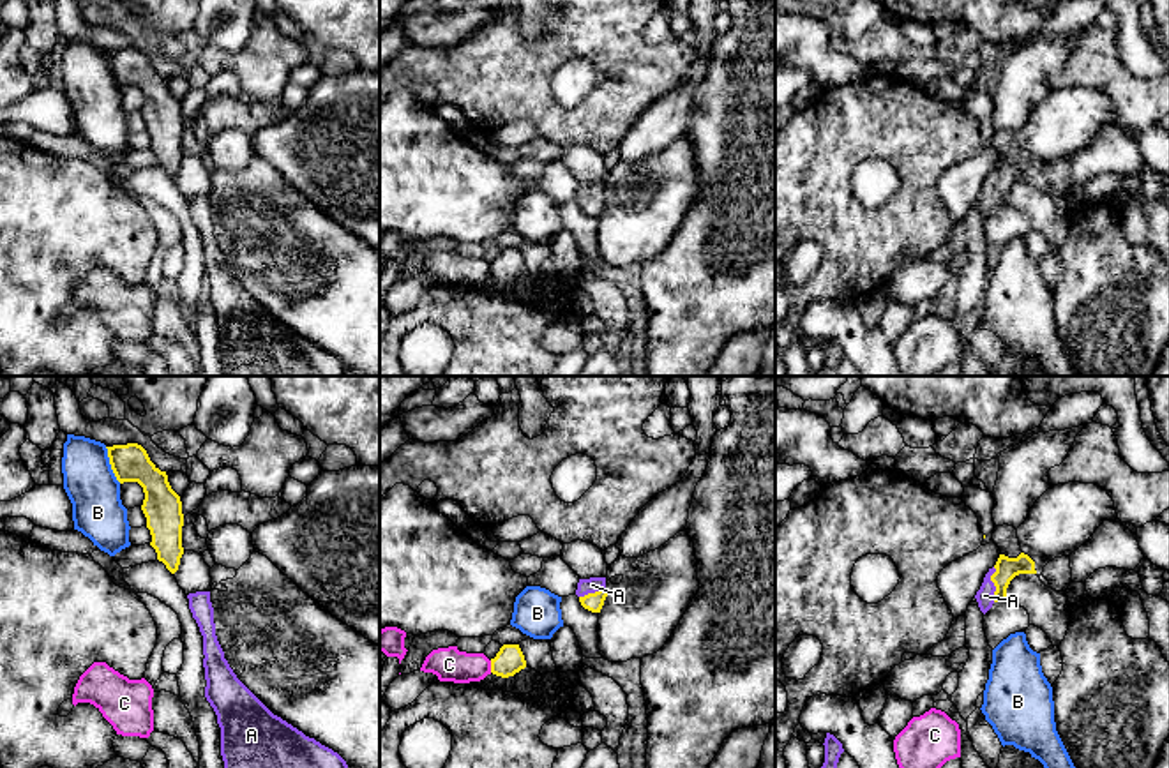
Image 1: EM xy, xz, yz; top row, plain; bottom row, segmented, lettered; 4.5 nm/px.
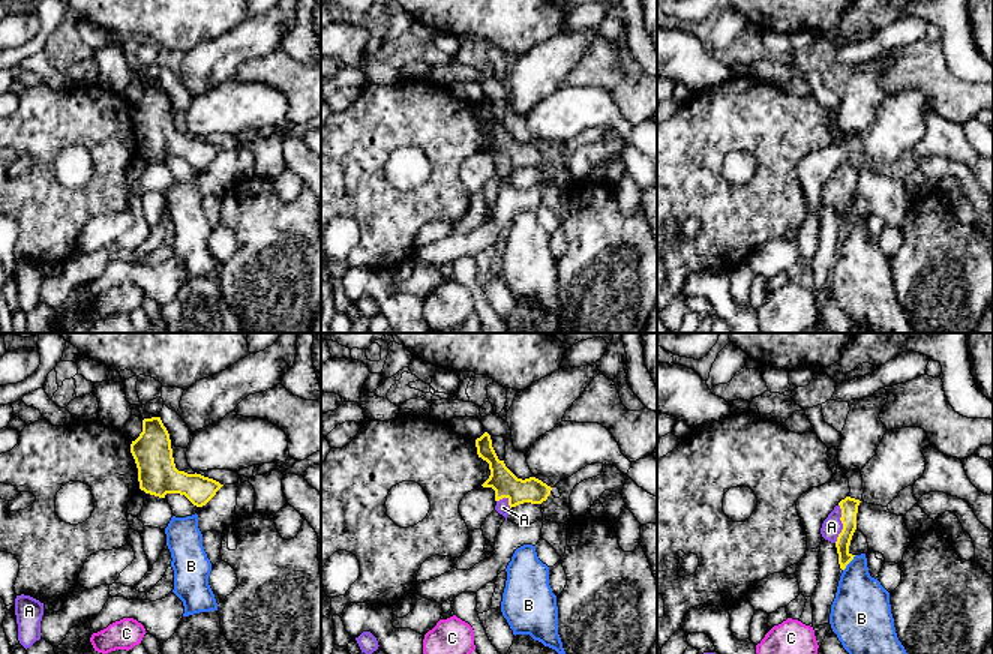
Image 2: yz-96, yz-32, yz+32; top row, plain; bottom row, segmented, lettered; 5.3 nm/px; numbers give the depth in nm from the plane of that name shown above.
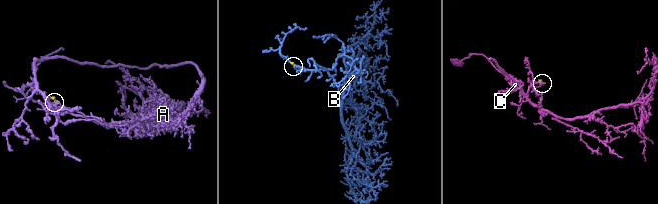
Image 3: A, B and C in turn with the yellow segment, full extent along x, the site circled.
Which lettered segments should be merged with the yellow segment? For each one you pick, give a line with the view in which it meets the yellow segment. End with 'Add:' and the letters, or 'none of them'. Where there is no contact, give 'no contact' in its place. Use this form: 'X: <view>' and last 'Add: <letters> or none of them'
A: yz
Add: A

